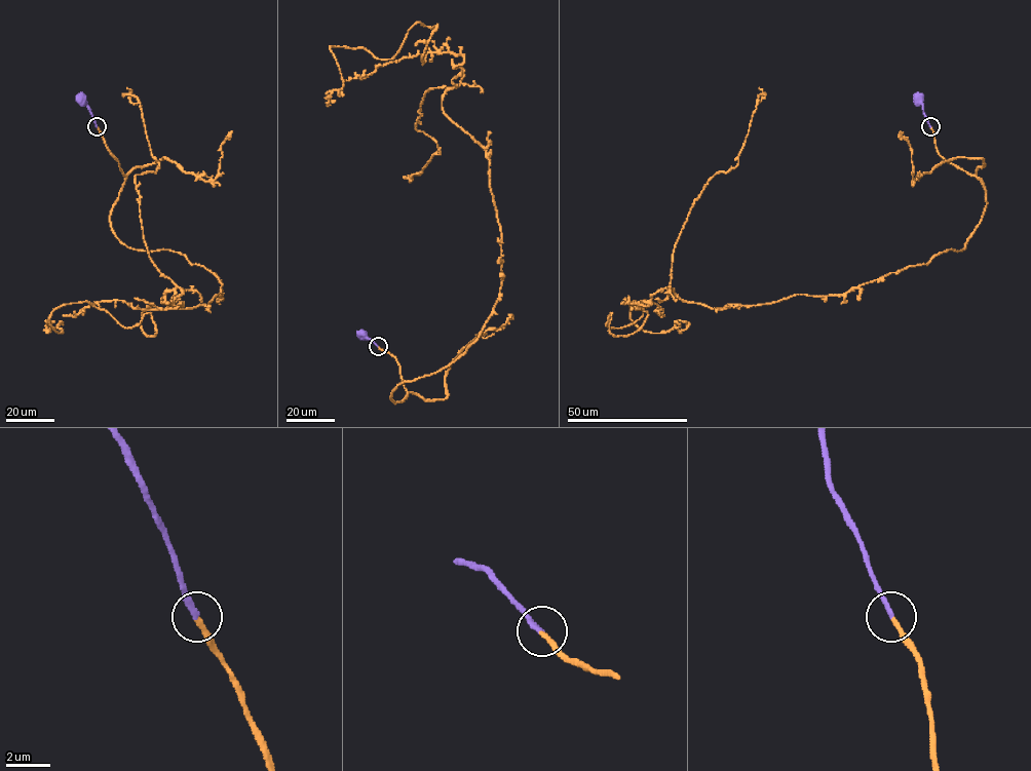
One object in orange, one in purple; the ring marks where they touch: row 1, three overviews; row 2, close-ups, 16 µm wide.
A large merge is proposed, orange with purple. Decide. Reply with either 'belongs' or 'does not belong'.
belongs

